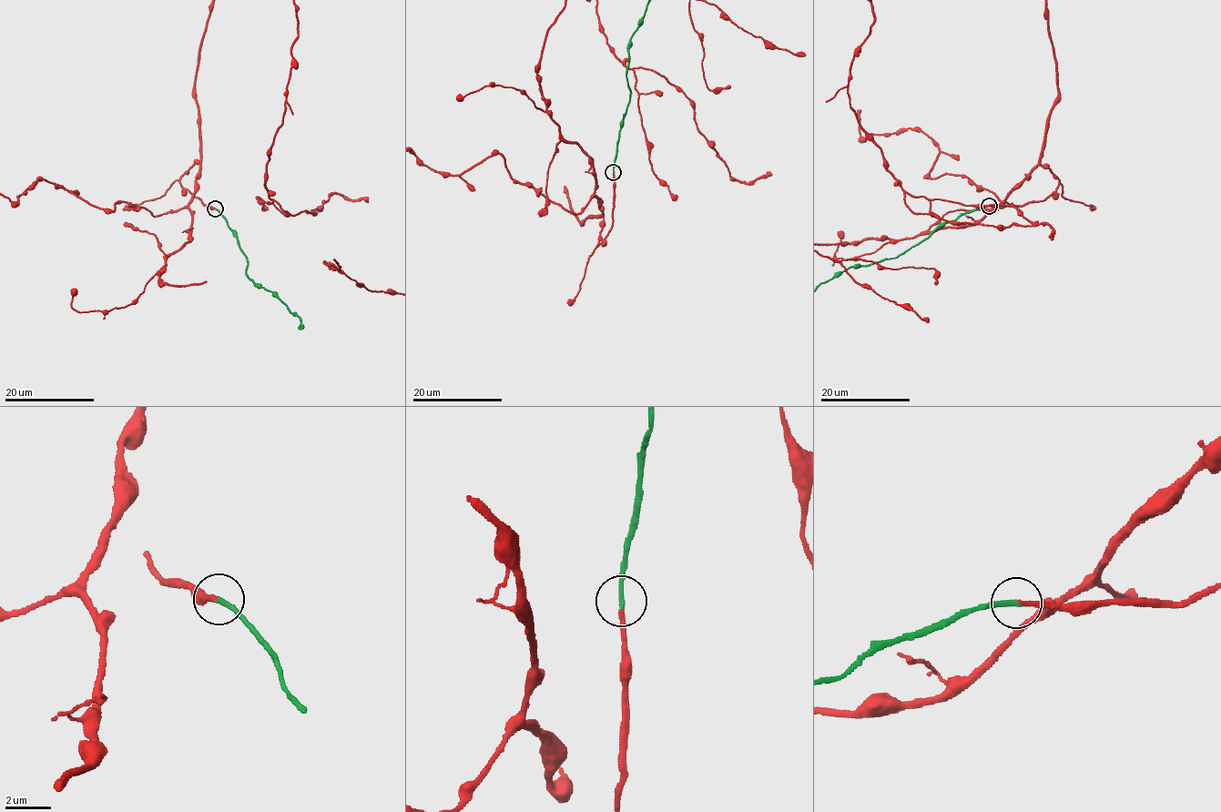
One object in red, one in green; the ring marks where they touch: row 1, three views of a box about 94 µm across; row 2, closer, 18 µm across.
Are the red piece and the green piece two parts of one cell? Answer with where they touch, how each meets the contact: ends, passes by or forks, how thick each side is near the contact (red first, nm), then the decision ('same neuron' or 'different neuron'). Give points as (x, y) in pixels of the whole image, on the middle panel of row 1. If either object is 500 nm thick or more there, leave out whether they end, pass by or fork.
at (613, 172); red ends there; green ends there; 220 nm thick on the red side, 220 nm on the other; same neuron

